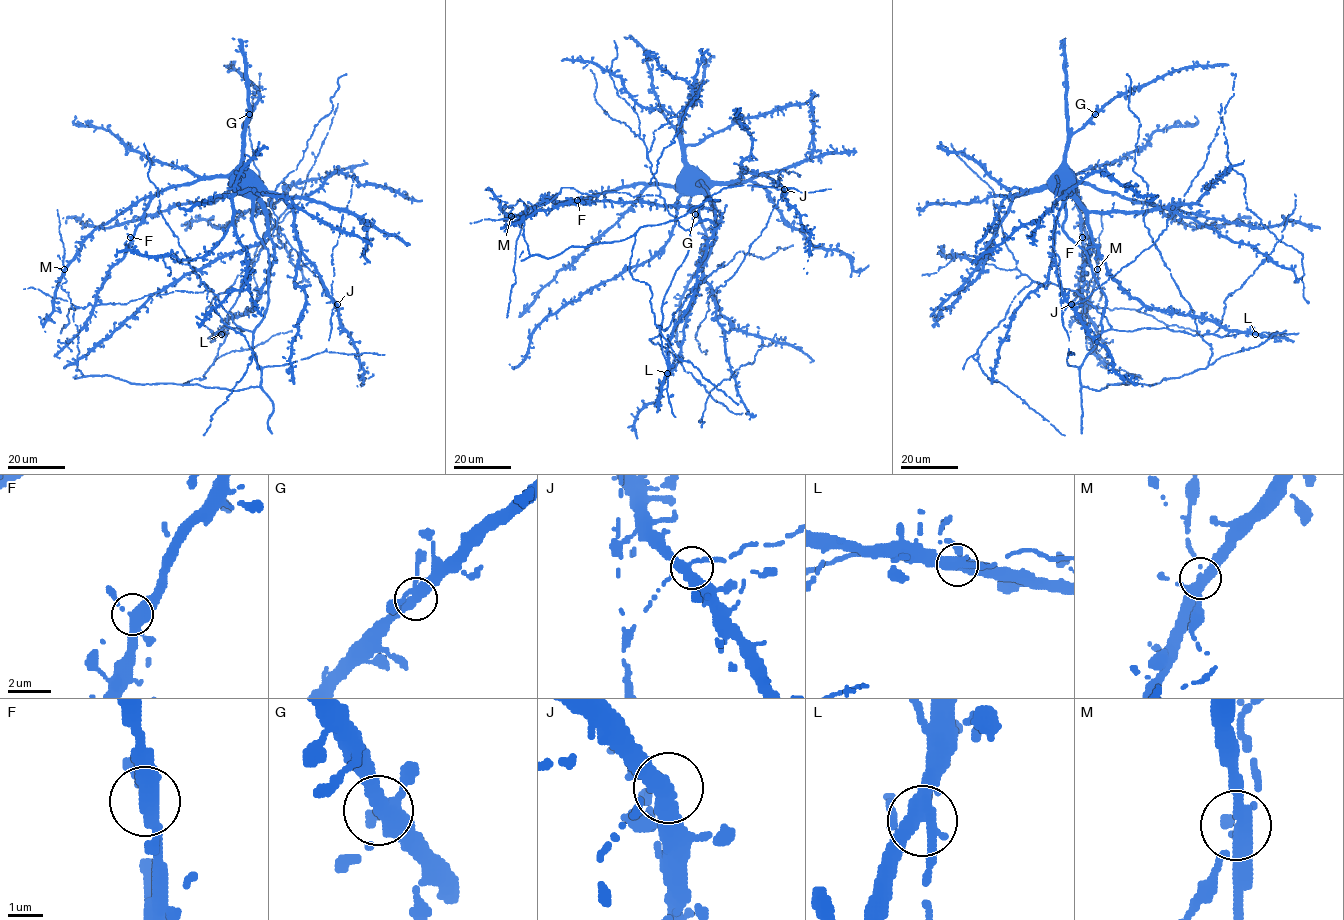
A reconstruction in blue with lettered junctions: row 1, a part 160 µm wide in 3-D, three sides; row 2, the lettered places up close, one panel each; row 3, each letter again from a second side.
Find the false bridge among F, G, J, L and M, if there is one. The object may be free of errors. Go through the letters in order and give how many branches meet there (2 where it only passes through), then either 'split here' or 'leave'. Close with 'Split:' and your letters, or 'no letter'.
F: 4 branches meet; leave
G: 4 branches meet; leave
J: 4 branches meet; leave
L: 4 branches meet; leave
M: 4 branches meet; leave
Split: no letter

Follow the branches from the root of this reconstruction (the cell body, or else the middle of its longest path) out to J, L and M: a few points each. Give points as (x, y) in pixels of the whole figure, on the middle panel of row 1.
J: (685, 183), (684, 186), (732, 182), (742, 172), (749, 172), (767, 176), (784, 189)
L: (685, 183), (683, 191), (702, 193), (719, 212), (720, 222), (698, 266), (695, 293), (669, 341), (667, 373)
M: (685, 183), (633, 184), (591, 195), (576, 203), (538, 203), (523, 214), (511, 216)

